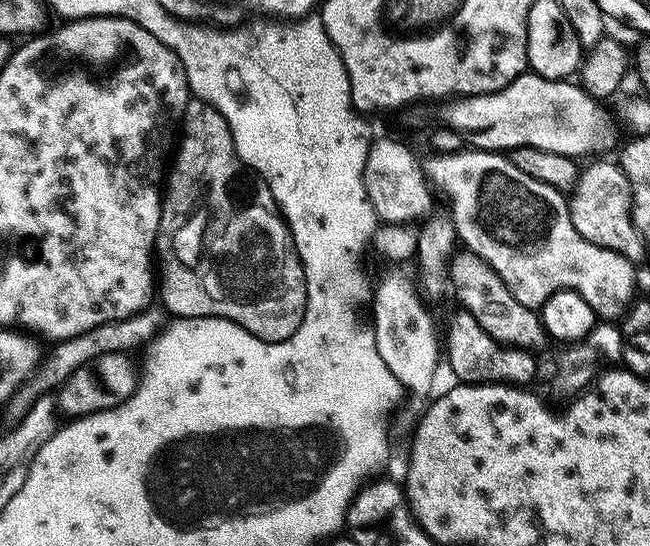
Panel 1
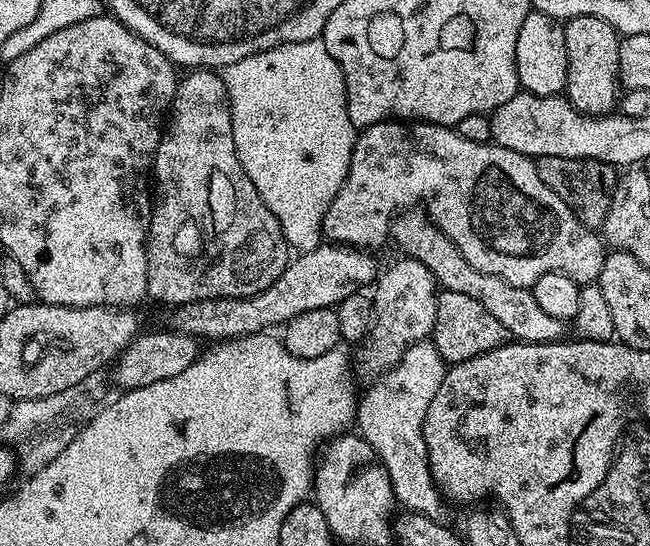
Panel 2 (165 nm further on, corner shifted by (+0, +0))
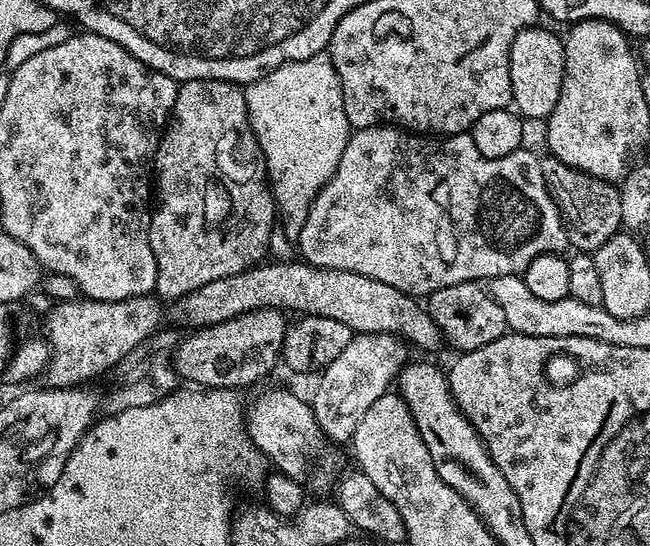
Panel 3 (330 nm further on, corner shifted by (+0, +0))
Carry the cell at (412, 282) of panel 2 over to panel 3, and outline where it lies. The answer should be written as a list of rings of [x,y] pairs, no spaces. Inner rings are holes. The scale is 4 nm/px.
[[[357,333],[353,335],[345,350],[321,371],[319,375],[321,378],[314,396],[310,398],[312,413],[319,424],[321,433],[327,439],[332,438],[334,440],[332,442],[336,444],[339,444],[338,442],[346,444],[351,441],[362,416],[378,398],[387,395],[391,389],[389,388],[391,382],[393,385],[393,382],[399,377],[399,372],[409,361],[408,351],[410,350],[407,343],[395,333]]]

